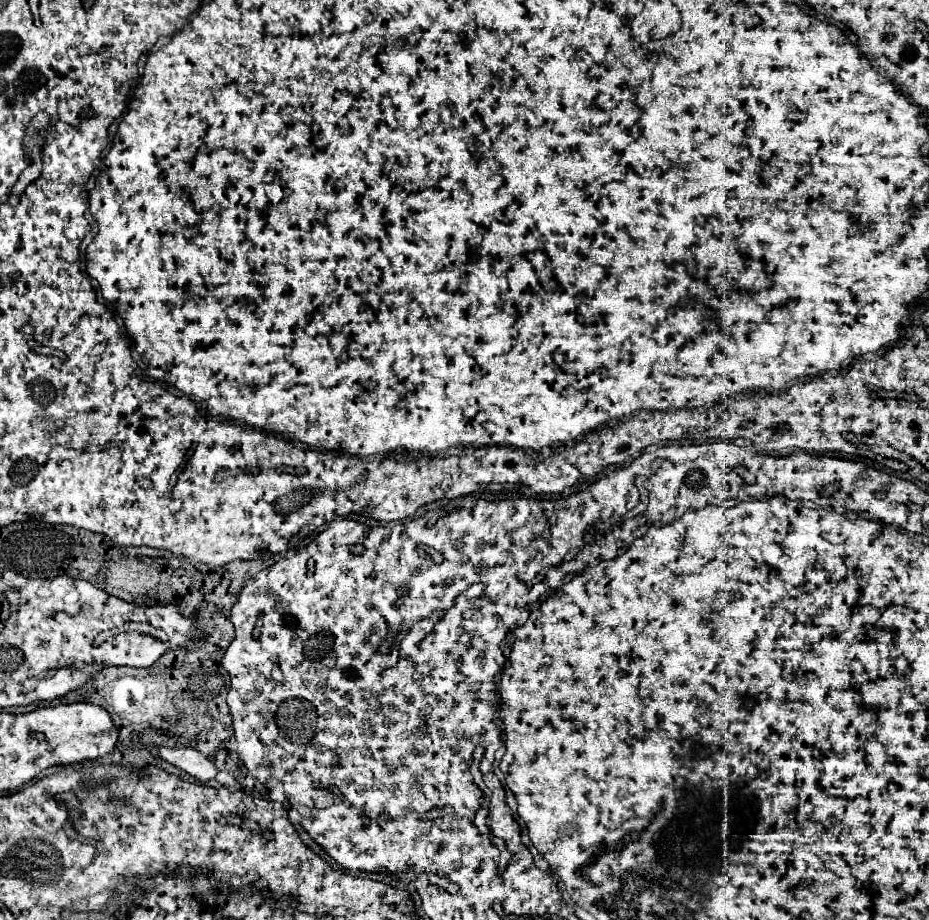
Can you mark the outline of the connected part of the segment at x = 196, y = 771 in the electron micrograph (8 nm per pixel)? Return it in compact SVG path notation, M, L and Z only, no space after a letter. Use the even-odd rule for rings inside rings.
M158 746L158 754L160 754L160 758L168 760L170 764L178 766L180 770L188 772L190 776L194 776L202 782L212 780L216 776L216 766L206 756L202 756L198 750L192 750L192 748L160 748Z

